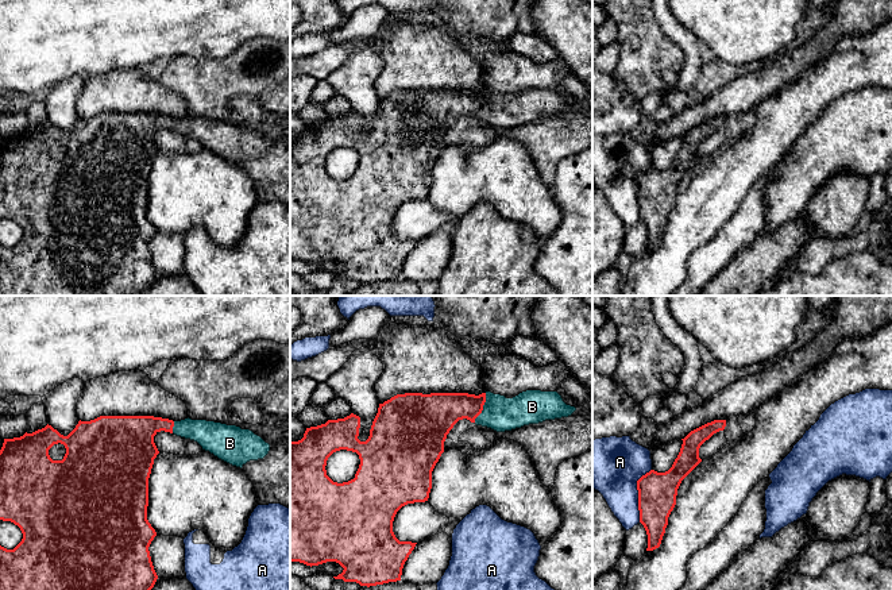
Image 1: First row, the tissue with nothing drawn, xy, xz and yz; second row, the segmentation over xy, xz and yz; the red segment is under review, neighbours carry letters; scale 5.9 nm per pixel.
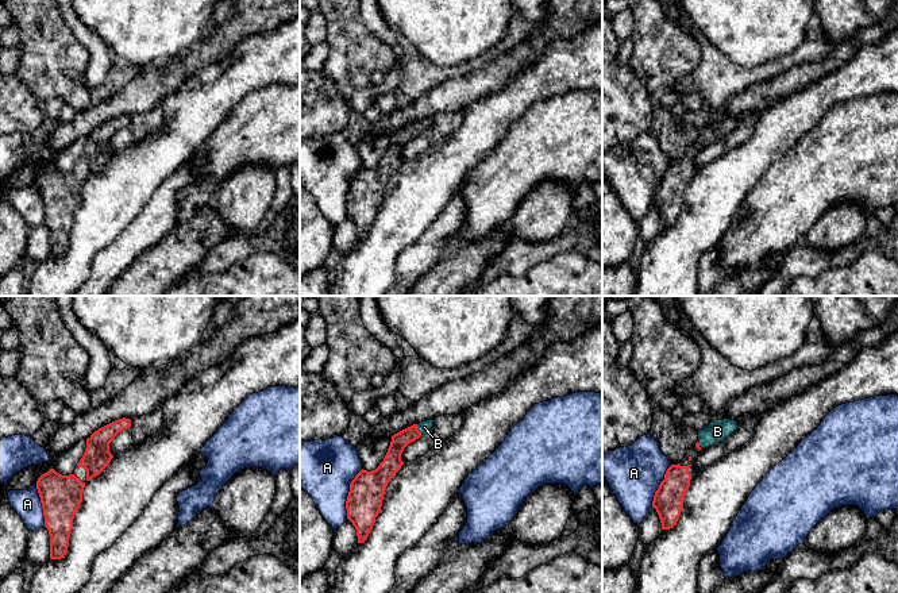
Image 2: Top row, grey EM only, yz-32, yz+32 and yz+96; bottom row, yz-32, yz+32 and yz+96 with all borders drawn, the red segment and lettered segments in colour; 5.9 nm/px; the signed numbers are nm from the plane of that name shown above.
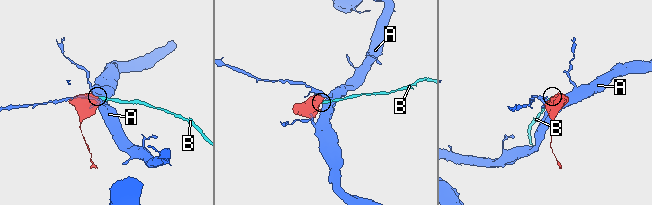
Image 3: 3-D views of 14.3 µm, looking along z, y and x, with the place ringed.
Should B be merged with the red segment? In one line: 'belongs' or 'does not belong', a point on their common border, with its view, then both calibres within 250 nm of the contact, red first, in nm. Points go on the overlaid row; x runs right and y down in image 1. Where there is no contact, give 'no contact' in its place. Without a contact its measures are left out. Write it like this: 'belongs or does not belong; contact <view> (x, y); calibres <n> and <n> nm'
belongs; contact xz (482, 408); calibres 220 and 200 nm

